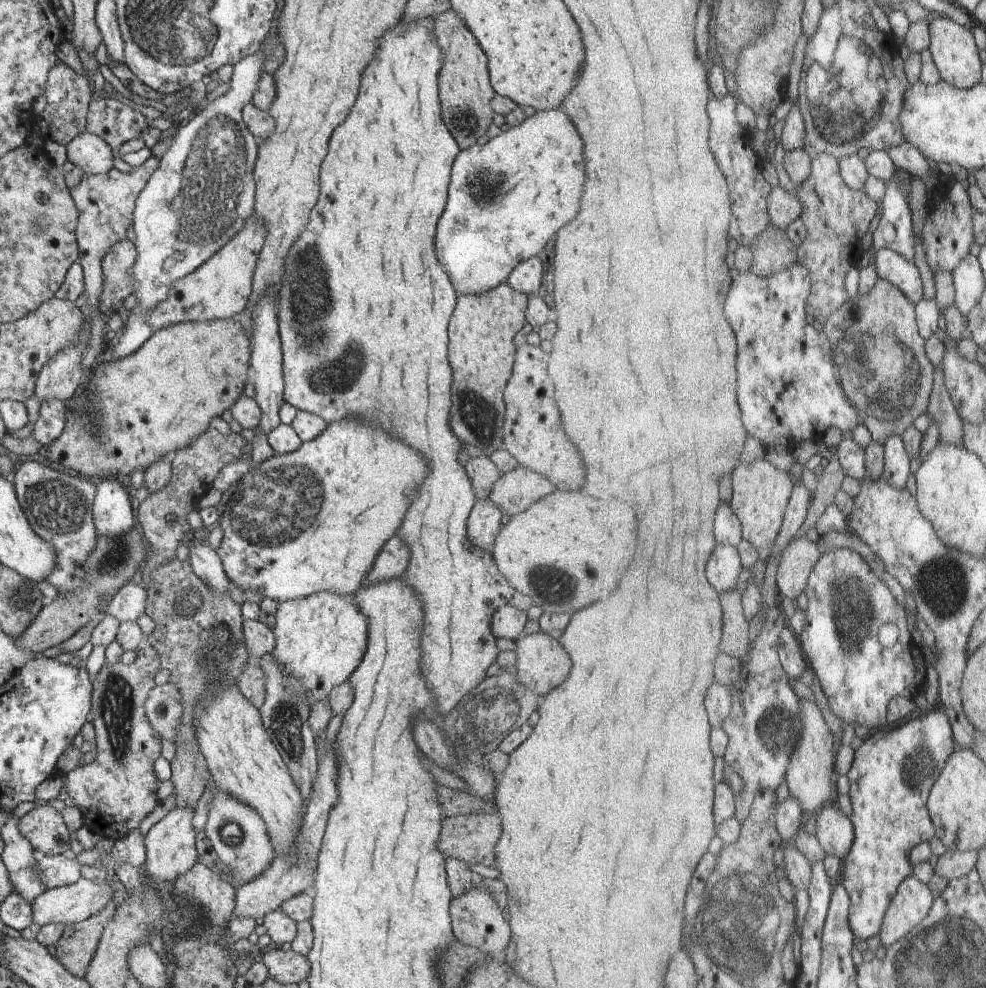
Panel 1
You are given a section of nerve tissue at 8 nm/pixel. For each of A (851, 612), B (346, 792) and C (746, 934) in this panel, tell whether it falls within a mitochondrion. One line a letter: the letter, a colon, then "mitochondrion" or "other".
A: mitochondrion
B: other
C: mitochondrion

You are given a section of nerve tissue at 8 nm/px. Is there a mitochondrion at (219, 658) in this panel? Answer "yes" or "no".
yes

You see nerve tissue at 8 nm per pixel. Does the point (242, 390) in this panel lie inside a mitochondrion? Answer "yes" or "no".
no

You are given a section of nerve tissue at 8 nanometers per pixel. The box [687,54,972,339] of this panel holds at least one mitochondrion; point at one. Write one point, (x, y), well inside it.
(819, 115)

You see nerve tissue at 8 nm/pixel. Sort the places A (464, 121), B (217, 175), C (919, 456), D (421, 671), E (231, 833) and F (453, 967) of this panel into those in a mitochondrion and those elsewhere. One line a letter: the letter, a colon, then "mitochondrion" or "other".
A: mitochondrion
B: mitochondrion
C: other
D: other
E: mitochondrion
F: mitochondrion

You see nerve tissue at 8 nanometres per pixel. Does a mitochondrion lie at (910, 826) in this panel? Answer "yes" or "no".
no

